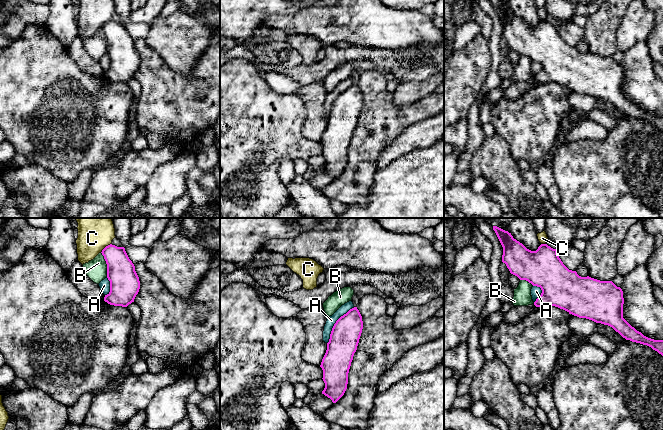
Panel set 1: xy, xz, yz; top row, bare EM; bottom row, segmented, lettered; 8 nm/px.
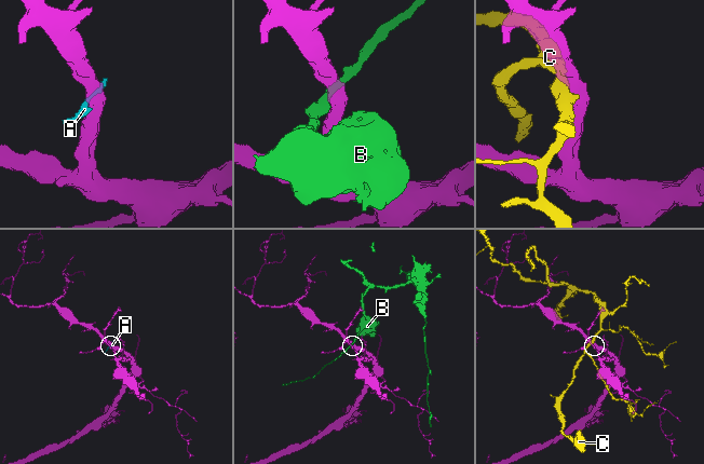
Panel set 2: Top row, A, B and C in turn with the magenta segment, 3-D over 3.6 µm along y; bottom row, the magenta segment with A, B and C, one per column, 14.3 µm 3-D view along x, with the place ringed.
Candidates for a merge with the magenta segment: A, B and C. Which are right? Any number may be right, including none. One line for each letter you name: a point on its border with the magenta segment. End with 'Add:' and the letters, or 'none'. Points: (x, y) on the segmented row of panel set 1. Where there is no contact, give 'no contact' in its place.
Add: none

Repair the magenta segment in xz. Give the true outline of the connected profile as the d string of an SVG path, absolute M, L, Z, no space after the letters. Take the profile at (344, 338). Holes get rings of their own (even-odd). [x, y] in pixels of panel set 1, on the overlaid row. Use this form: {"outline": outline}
{"outline": "M354 307L334 324L320 367L325 388L322 394L336 403L345 393L348 373L363 329L362 316Z"}

